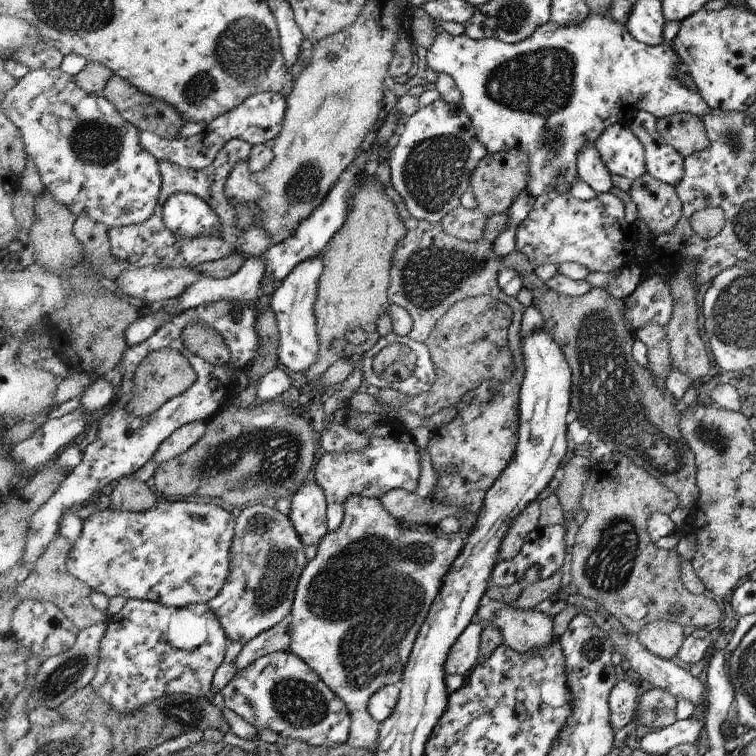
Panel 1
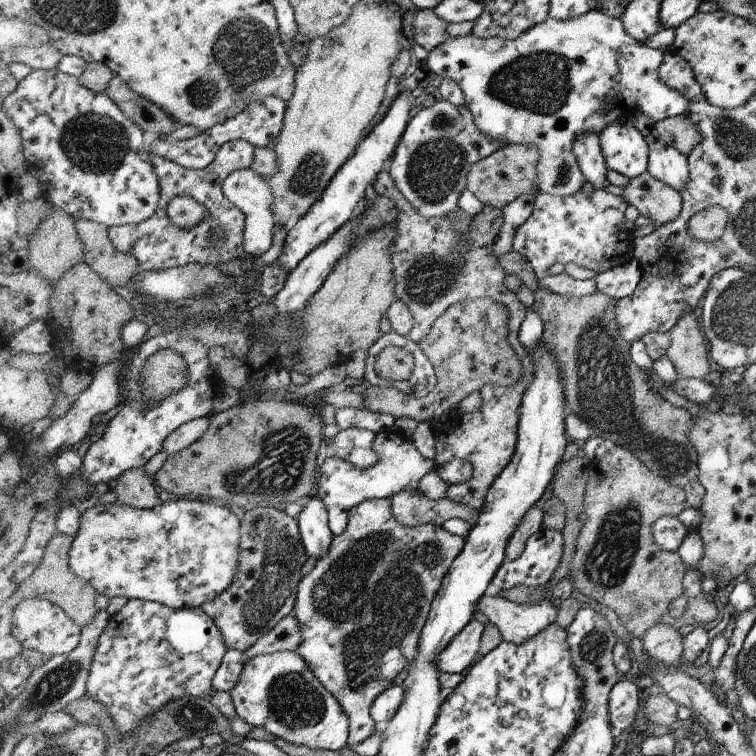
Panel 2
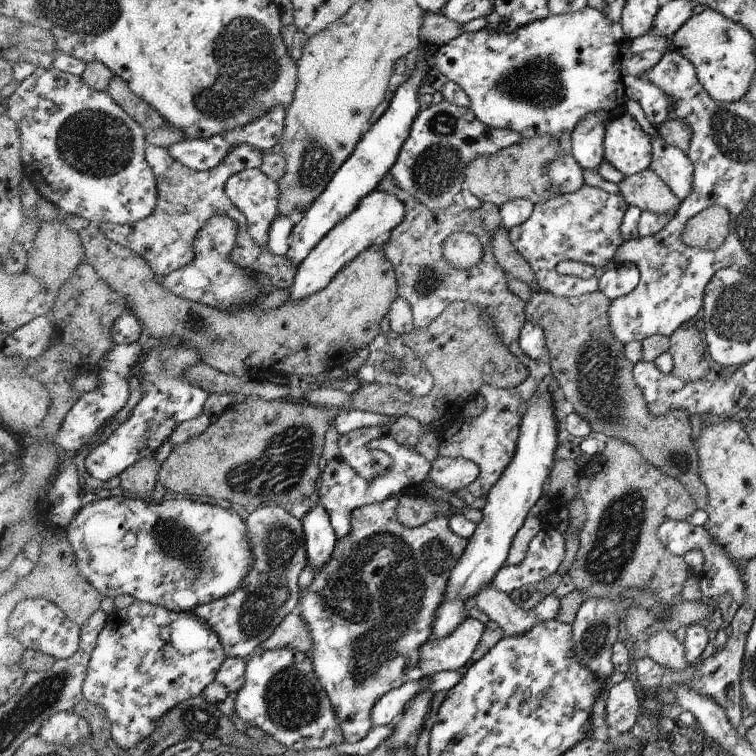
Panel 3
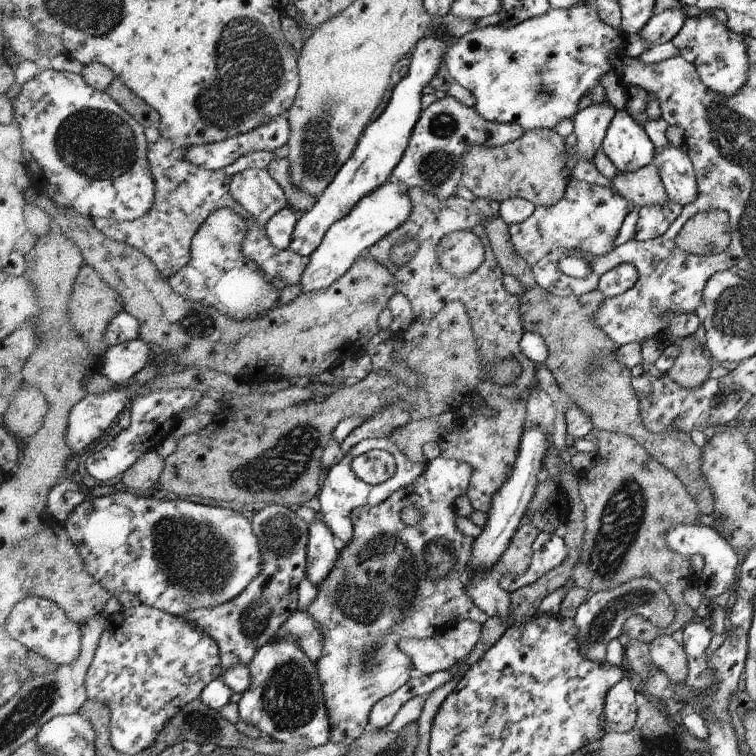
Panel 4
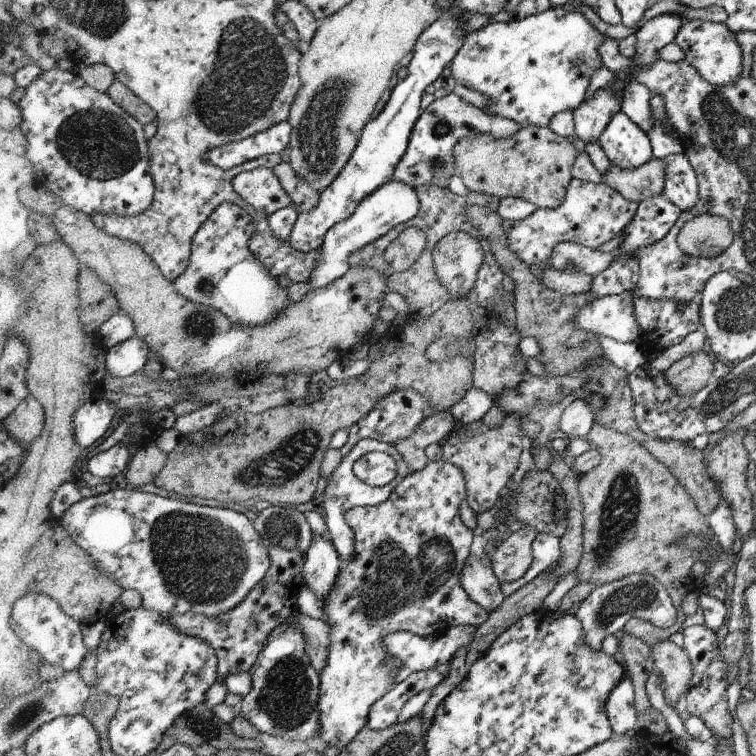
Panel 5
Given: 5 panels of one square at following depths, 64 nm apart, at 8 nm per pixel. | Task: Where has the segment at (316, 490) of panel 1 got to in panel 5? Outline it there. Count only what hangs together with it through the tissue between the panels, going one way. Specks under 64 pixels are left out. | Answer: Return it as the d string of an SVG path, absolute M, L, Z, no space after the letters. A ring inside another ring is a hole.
M324 537L313 538L313 544L307 554L304 582L319 600L324 601L335 588L339 580L343 562L336 552L334 544Z

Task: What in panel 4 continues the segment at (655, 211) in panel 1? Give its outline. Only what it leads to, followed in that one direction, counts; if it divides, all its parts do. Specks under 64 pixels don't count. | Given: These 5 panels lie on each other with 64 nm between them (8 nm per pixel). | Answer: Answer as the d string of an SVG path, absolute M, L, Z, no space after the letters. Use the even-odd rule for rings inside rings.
M654 164L632 172L617 172L610 180L611 188L638 206L667 203L666 184L660 176L660 168Z

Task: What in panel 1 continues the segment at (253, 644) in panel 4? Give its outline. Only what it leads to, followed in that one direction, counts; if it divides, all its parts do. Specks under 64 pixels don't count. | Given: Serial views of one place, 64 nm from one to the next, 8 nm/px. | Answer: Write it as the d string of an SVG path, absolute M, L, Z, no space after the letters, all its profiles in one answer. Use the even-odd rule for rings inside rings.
M255 503L242 511L237 518L231 578L223 592L209 602L223 622L230 641L236 640L244 646L290 616L298 578L306 566L302 541L292 519L271 504Z

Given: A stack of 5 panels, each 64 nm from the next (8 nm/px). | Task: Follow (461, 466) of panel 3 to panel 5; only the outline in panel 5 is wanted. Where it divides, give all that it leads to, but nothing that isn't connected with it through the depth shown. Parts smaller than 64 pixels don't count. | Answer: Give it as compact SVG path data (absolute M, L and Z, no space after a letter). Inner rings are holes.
M444 460L436 462L428 461L427 465L422 470L412 472L407 477L404 477L398 488L394 490L386 501L376 506L355 507L346 514L346 521L355 533L355 554L348 563L342 565L339 580L335 582L335 588L331 590L331 594L322 602L324 613L330 617L331 644L329 645L327 666L319 674L321 678L318 704L319 737L328 744L328 747L334 746L334 748L341 749L350 745L356 734L363 728L366 728L367 716L371 710L371 706L374 705L383 694L386 694L394 683L399 682L399 680L405 676L406 669L400 670L400 666L404 665L404 663L394 659L391 653L387 651L382 644L381 640L385 634L401 630L413 632L421 637L438 636L458 625L477 627L488 620L490 616L489 612L484 610L484 607L476 604L476 601L463 589L463 585L459 581L460 573L462 573L464 565L468 563L468 558L471 558L470 545L472 544L473 537L473 530L468 529L462 521L460 521L460 514L458 513L458 506L462 504L462 500L467 498L466 484L466 476L456 465L447 463Z

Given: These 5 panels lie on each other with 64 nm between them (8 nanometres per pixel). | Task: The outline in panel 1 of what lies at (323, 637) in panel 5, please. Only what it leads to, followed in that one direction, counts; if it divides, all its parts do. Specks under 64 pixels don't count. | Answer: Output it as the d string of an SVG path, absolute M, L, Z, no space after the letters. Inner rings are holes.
M291 617L283 618L278 625L260 633L258 637L242 647L236 657L238 670L246 668L254 661L278 651L288 651L291 646Z

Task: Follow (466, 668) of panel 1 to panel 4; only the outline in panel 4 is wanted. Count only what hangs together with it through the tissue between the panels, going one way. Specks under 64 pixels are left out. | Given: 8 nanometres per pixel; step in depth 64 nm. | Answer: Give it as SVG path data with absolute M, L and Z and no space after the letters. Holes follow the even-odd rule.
M462 621L451 626L446 632L438 632L434 636L425 639L414 637L401 638L397 646L411 658L412 670L429 675L436 671L446 671L459 662L465 662L471 650L475 648L482 629L483 626L480 623Z

